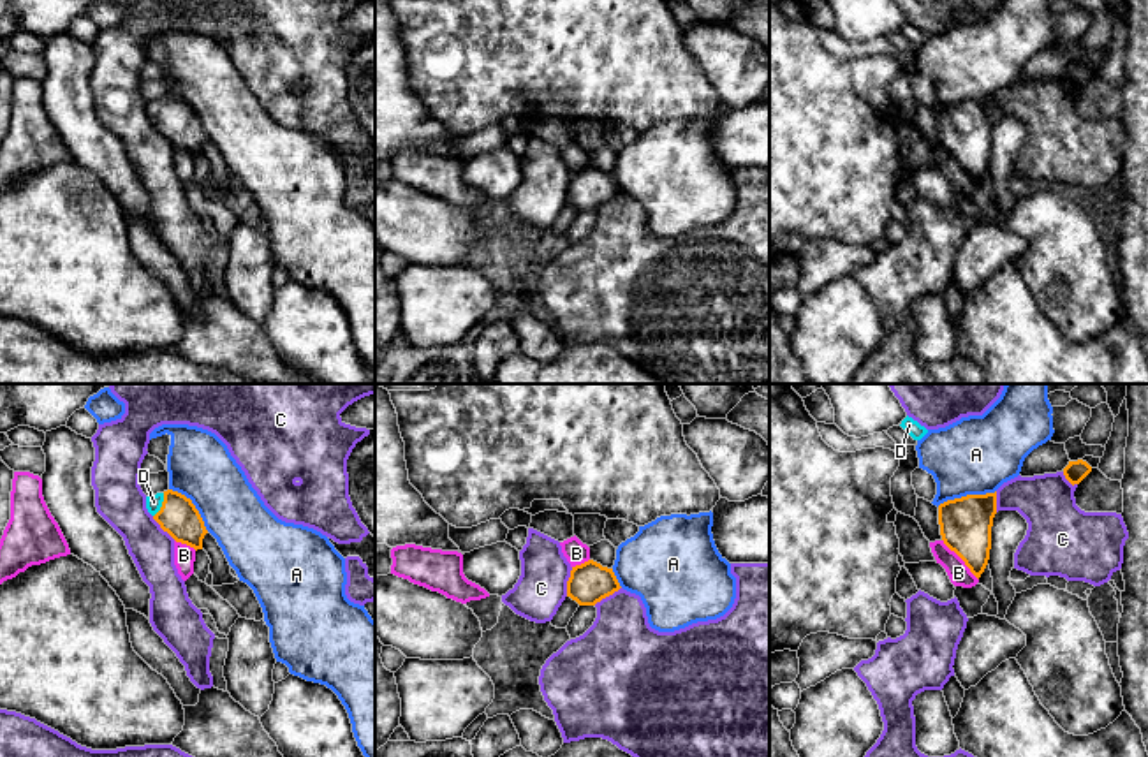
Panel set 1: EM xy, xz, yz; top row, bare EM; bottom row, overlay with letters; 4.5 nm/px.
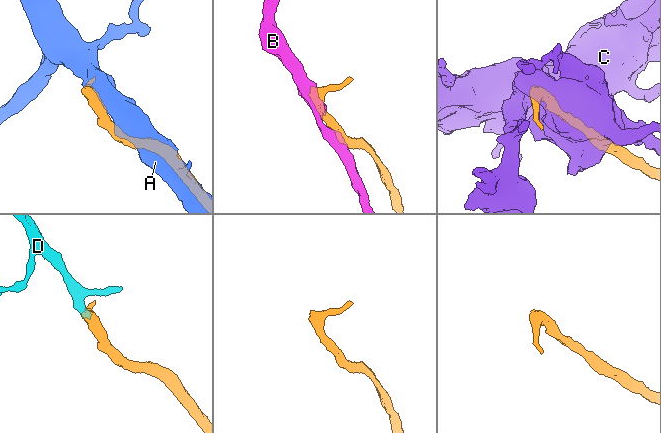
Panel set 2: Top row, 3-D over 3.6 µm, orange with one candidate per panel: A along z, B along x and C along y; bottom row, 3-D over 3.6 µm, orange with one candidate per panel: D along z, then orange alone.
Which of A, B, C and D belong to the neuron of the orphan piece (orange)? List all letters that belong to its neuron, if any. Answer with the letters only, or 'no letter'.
D

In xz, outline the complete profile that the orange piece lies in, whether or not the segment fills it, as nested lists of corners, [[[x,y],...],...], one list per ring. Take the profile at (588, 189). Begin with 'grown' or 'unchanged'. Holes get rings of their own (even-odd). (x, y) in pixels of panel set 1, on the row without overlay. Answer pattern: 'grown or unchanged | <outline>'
unchanged | [[[588,165],[572,173],[570,183],[567,187],[567,202],[576,206],[579,211],[595,211],[620,194],[622,192],[613,174]]]

